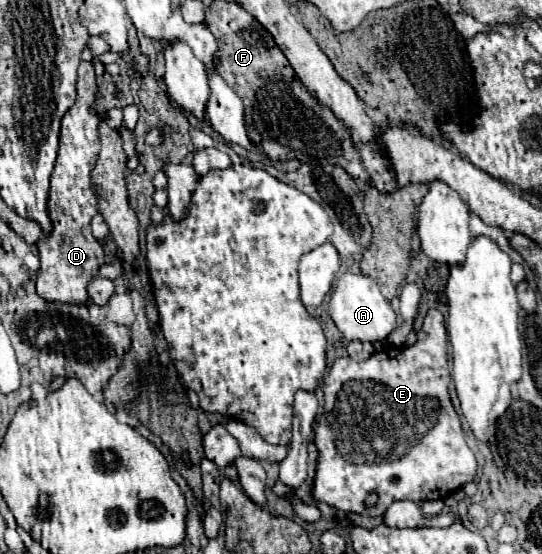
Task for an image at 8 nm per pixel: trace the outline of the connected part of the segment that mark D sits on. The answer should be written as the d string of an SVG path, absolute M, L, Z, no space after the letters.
M83 61L79 65L77 99L61 121L59 151L55 169L51 173L47 207L53 231L37 241L41 259L41 267L37 273L37 295L45 301L83 305L87 301L87 283L97 275L99 265L105 263L103 249L91 233L91 219L97 213L97 197L91 189L91 169L99 153L99 137L97 137L99 115L91 113L95 97L97 97L97 83L93 65L89 61Z

